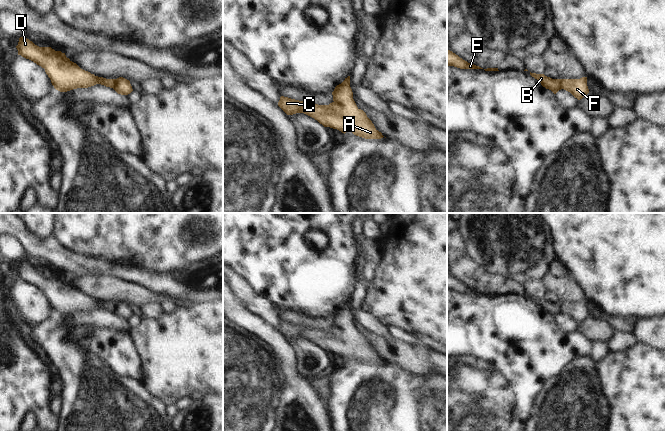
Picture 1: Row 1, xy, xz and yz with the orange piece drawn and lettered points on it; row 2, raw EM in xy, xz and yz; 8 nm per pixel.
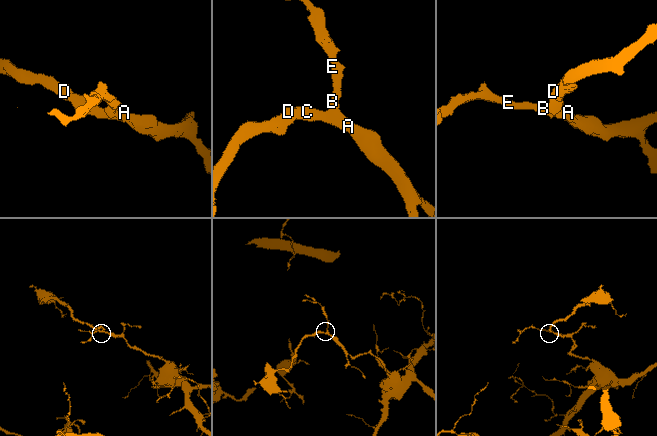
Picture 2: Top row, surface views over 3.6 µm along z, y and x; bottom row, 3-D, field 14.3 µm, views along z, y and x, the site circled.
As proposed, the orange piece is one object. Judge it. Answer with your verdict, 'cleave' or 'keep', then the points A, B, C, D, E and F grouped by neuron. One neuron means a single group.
keep; A B C D E F

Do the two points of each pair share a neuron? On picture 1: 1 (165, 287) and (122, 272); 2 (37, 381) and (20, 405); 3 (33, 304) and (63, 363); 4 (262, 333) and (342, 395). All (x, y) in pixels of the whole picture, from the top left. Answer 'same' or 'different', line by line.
1: same
2: same
3: different
4: different

